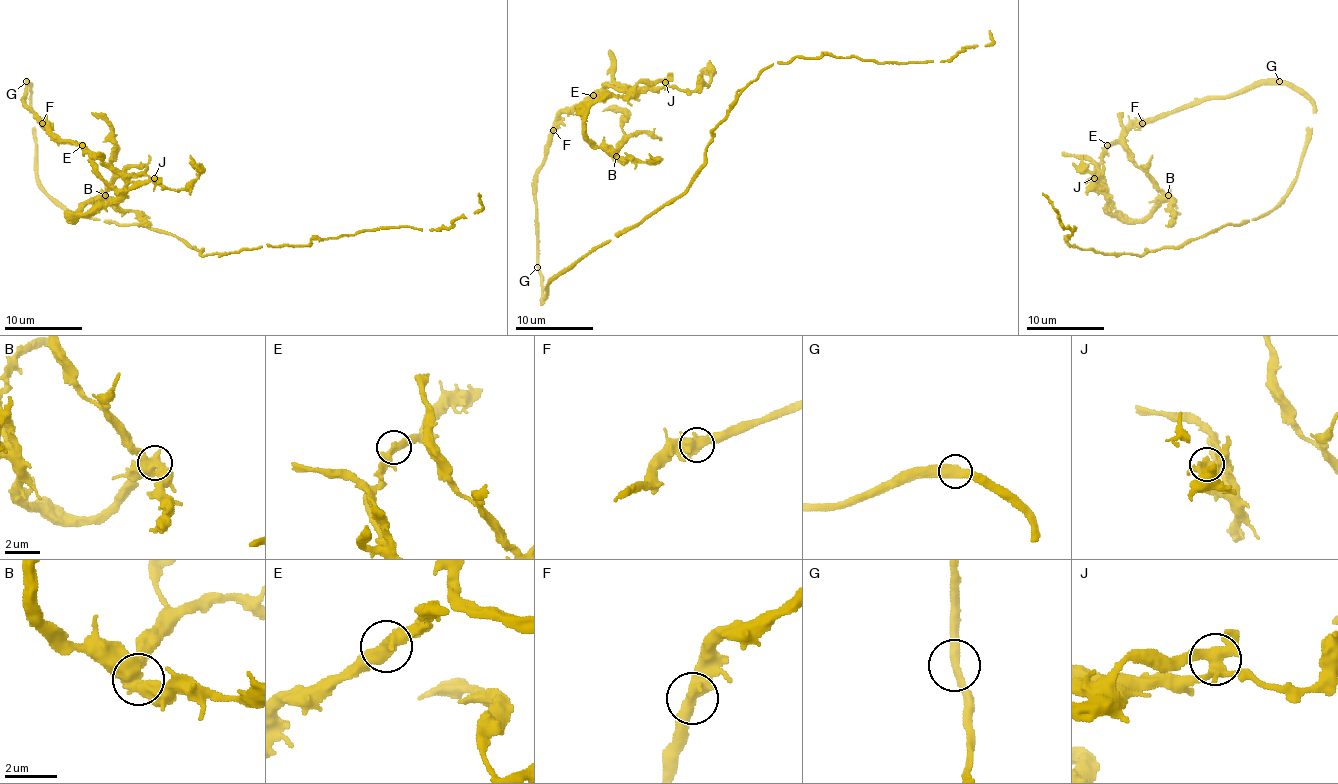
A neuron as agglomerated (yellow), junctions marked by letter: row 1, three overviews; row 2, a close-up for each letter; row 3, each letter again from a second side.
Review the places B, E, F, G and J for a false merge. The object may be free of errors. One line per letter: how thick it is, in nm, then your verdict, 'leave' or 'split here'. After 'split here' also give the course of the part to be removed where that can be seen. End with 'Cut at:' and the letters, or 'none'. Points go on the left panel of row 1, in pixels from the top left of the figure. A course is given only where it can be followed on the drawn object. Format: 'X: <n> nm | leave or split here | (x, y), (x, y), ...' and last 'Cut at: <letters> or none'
B: 500 nm | leave
E: 360 nm | leave
F: 440 nm | leave
G: 420 nm | leave
J: 440 nm | split here | (154, 178), (113, 189), (26, 106), (26, 85), (43, 189), (202, 255), (440, 230), (477, 211), (477, 193)
Cut at: J

